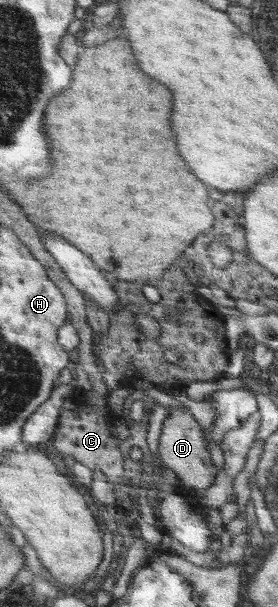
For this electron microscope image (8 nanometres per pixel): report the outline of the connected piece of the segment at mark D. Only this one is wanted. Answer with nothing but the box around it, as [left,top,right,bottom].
[158,409,218,499]

